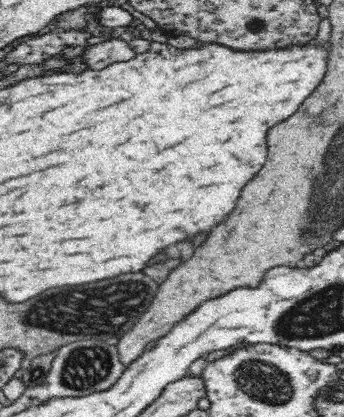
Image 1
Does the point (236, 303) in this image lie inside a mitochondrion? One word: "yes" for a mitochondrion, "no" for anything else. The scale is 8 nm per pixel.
no

